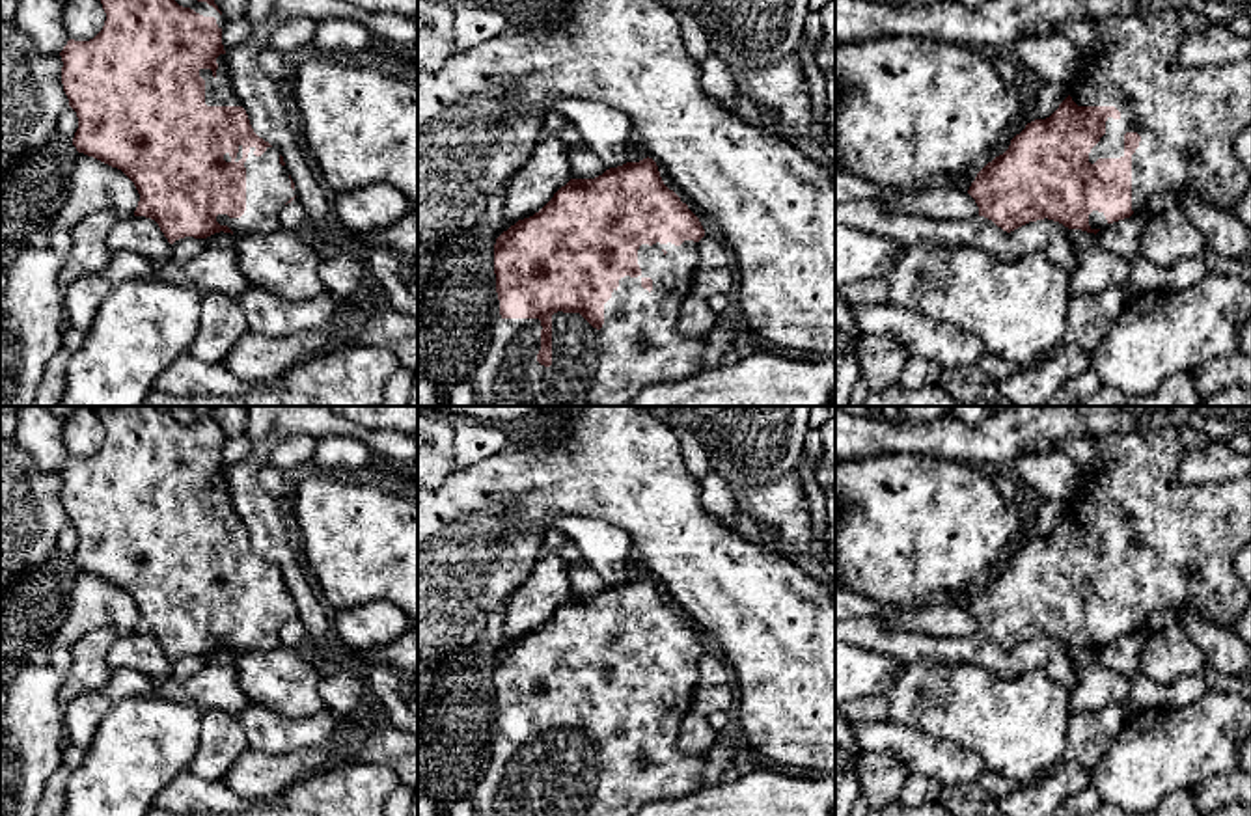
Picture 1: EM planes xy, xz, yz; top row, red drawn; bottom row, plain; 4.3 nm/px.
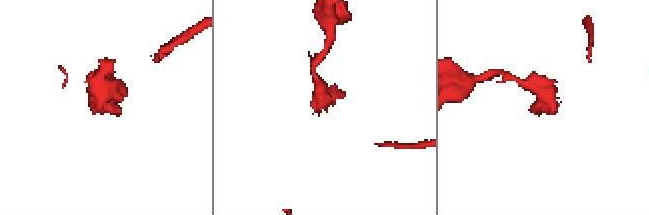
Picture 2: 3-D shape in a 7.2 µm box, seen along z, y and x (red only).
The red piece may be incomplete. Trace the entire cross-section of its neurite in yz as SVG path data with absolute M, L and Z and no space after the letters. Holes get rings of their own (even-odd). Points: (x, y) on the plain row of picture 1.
M1176 427L1089 438L1096 445L1096 471L1089 488L1070 499L1070 512L1050 535L1027 540L1010 557L1009 566L977 591L968 611L975 617L979 633L1007 650L1048 635L1068 646L1096 652L1106 641L1141 628L1152 613L1178 611L1186 605L1217 626L1234 630L1251 600L1249 589L1234 570L1236 553L1251 542L1251 473L1225 483L1182 484L1178 471L1186 449Z

